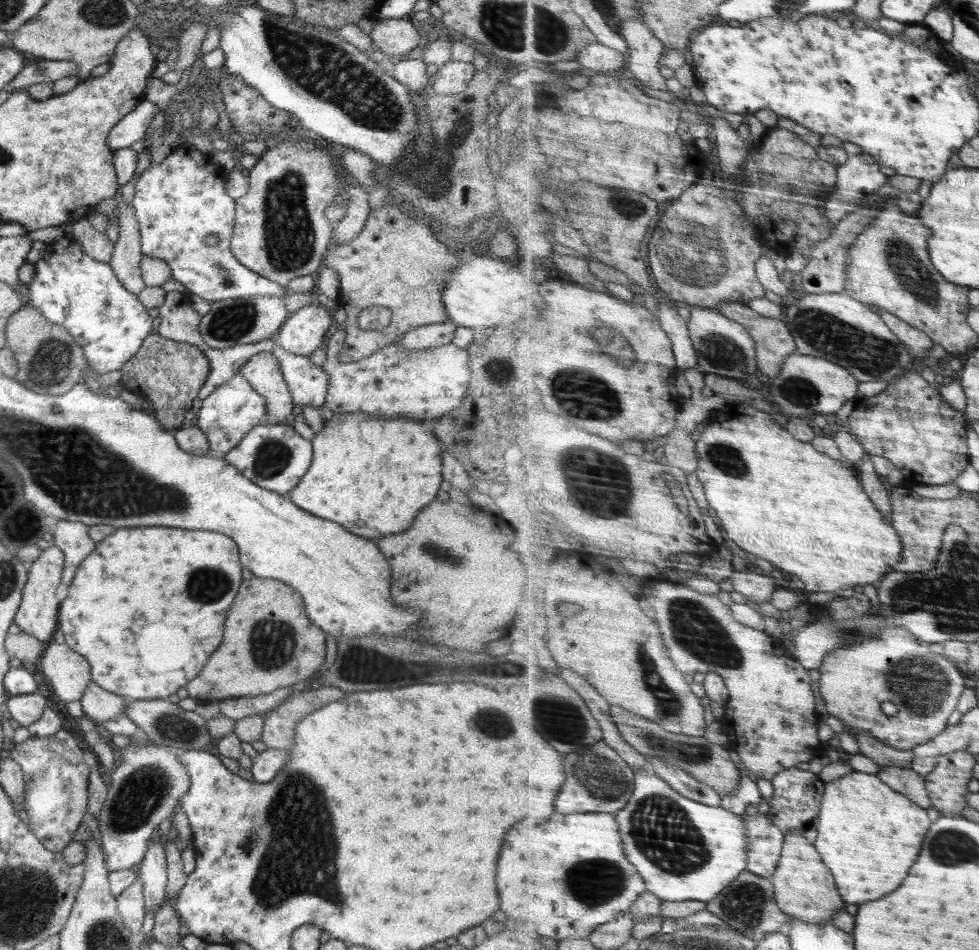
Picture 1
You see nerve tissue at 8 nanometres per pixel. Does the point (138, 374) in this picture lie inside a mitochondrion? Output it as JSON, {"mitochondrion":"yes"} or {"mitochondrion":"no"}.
{"mitochondrion":"no"}

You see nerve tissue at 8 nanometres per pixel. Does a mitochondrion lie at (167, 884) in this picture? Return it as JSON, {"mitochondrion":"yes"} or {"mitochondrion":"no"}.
{"mitochondrion":"no"}

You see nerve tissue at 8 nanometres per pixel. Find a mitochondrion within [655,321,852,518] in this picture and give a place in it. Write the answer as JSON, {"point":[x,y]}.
{"point":[721,351]}

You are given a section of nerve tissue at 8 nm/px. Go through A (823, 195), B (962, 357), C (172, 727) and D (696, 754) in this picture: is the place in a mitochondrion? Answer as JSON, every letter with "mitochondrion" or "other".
{"A":"other","B":"other","C":"mitochondrion","D":"mitochondrion"}

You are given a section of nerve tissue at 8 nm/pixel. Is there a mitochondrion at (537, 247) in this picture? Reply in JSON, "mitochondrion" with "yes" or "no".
{"mitochondrion":"no"}

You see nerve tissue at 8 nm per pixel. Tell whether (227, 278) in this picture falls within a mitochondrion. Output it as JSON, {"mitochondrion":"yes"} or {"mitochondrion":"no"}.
{"mitochondrion":"yes"}

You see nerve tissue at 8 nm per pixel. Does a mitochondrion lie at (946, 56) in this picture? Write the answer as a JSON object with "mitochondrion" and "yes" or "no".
{"mitochondrion":"no"}

